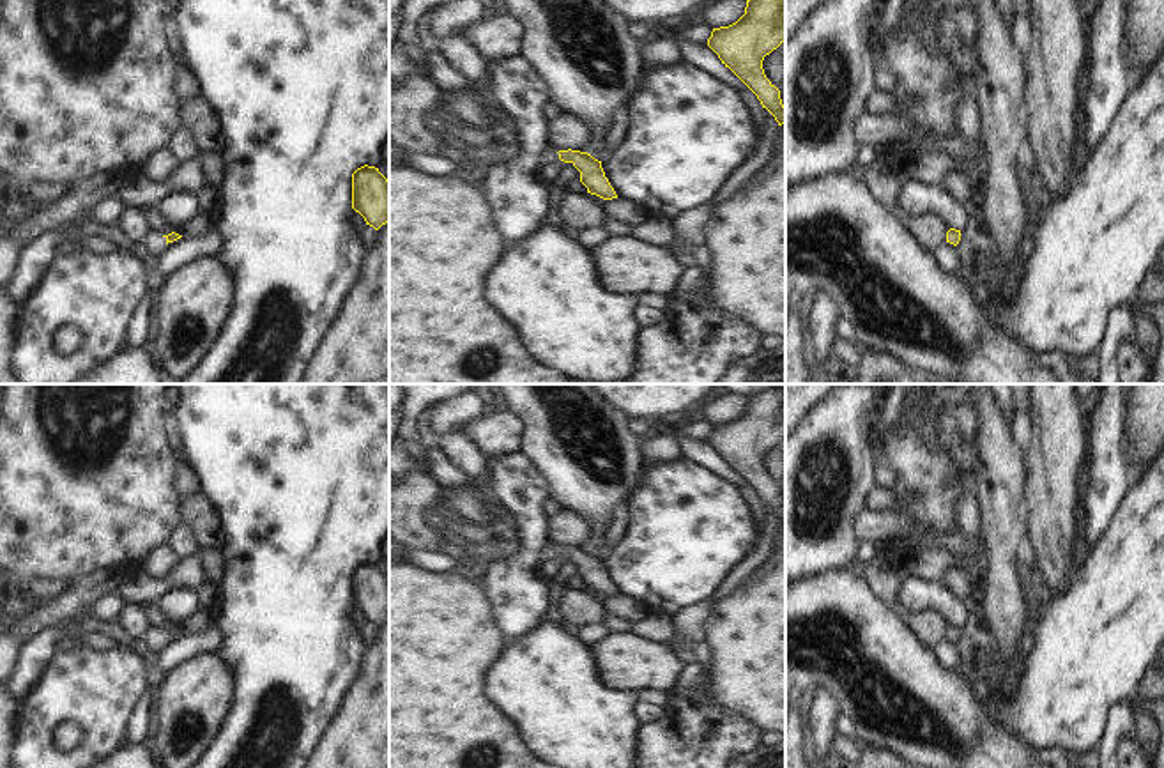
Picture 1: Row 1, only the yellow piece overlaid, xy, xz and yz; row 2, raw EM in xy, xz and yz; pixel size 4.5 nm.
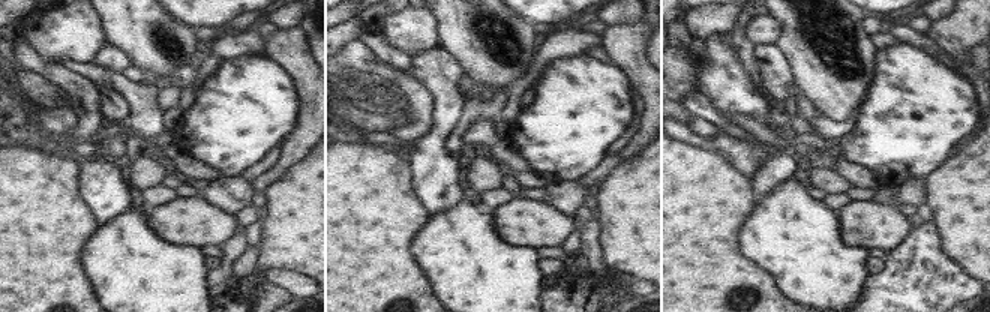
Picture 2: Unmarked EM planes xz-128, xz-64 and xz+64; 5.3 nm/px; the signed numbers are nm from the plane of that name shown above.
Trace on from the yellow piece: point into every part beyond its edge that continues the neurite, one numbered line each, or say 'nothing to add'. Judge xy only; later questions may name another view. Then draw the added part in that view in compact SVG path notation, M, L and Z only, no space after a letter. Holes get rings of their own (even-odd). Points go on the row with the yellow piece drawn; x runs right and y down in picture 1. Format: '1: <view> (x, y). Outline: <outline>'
nothing to add

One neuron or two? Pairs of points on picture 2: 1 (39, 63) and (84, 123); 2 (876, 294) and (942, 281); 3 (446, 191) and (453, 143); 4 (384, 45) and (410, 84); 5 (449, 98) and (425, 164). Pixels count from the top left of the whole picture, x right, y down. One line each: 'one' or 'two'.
1: one
2: one
3: two
4: two
5: one

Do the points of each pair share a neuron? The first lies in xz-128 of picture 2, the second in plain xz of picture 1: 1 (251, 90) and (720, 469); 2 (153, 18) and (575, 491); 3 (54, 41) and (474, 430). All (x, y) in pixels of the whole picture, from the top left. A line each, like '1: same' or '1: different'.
1: different
2: same
3: same

